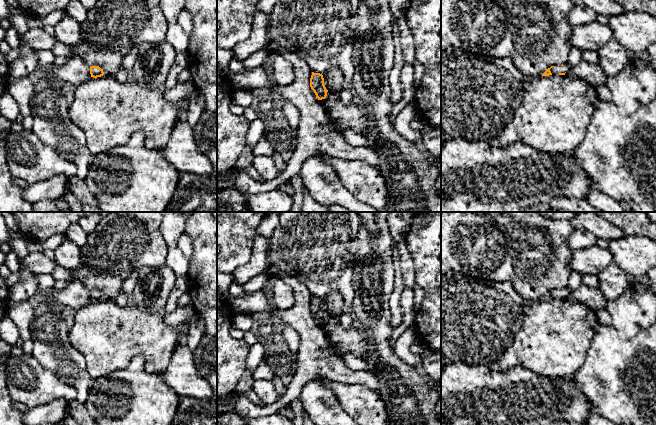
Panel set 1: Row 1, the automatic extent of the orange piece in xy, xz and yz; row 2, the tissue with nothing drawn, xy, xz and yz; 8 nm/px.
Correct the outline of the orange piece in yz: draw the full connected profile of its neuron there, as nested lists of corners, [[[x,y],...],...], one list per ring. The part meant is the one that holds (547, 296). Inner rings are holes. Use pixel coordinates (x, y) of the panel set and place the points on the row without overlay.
[[[567,287],[565,289],[559,289],[559,290],[551,290],[548,292],[542,300],[549,300],[552,298],[559,298],[559,299],[565,299],[565,297],[571,292],[571,290]]]

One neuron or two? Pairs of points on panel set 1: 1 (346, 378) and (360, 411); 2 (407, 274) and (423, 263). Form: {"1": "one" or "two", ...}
{"1": "two", "2": "two"}

